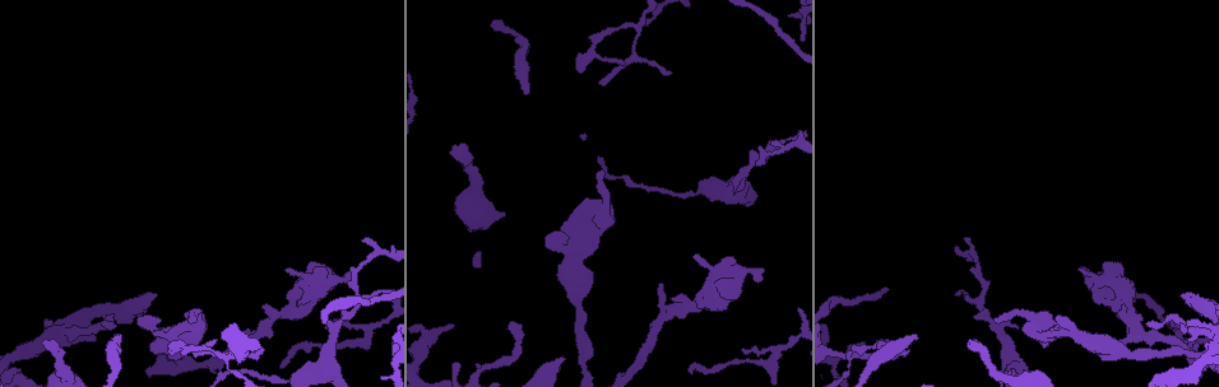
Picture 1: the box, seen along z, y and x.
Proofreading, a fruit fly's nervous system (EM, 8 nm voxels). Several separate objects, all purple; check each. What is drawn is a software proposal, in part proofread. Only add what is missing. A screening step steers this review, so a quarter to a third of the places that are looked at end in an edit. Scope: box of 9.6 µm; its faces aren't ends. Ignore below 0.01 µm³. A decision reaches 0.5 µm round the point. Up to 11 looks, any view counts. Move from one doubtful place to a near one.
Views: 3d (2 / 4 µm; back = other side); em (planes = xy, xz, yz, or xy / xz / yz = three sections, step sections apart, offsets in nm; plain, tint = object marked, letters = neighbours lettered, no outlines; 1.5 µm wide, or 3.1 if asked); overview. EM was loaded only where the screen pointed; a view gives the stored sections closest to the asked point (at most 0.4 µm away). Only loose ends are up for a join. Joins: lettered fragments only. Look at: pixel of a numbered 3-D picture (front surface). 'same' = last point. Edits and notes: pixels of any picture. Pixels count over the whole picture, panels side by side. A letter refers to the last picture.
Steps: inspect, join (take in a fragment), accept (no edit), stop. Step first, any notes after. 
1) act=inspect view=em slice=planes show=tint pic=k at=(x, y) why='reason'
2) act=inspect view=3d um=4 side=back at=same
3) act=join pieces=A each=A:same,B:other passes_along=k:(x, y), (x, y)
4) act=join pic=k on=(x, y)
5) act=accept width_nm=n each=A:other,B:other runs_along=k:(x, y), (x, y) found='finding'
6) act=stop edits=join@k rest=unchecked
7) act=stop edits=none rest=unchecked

act=inspect view=em slice=xy step=4 show=letters pic=1 at=(43, 340) why='long arm stops here'

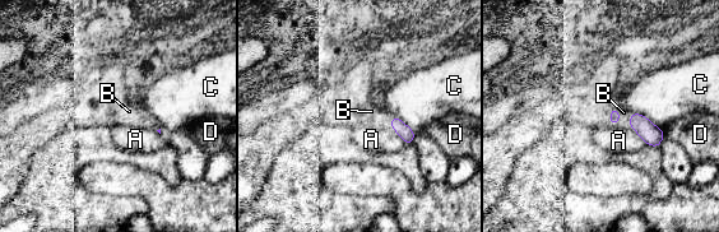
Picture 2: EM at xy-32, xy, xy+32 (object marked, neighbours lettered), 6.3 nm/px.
act=inspect view=em slice=planes show=letters at=same why='cut it another way'

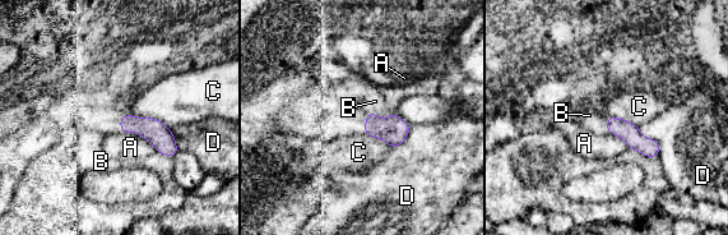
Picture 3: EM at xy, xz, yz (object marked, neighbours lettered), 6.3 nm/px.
act=accept width_nm=110 each=A:other,B:other,C:other,D:other runs_along=3:(610, 120), (655, 153) found='none of them fits'

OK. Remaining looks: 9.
act=inspect view=em slice=xy step=8 show=letters pic=1 at=(324, 268) why='stops while still wide'

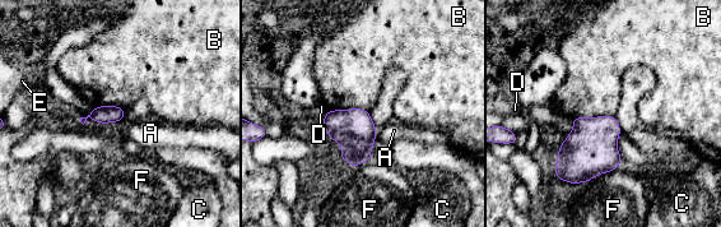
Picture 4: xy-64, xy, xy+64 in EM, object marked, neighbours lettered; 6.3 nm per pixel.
act=inspect view=em slice=planes show=letters at=same

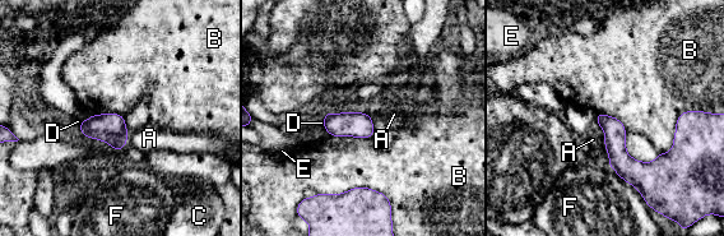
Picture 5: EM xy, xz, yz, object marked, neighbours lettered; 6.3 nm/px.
act=accept longest_contact=B:480nm each=A:other,B:other,C:other,D:other,E:other,F:other border=5:(318, 194), (372, 188), (391, 204) found='no lettered fragment goes on from it'

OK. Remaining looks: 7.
act=inspect view=3d um=4 pic=1 at=(511, 324) why='branch stops here'

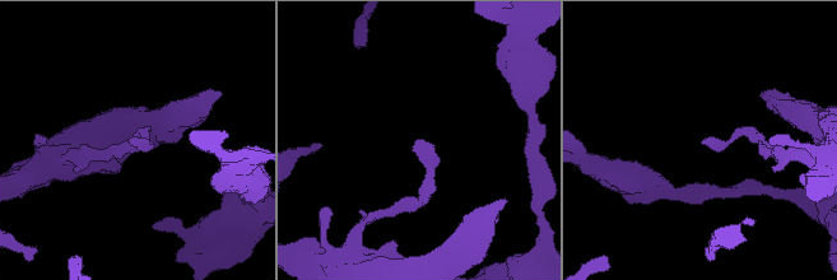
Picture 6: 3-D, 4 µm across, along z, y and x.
act=inspect view=em slice=planes show=letters pic=6 at=(704, 144) why='shape alone is not enough'

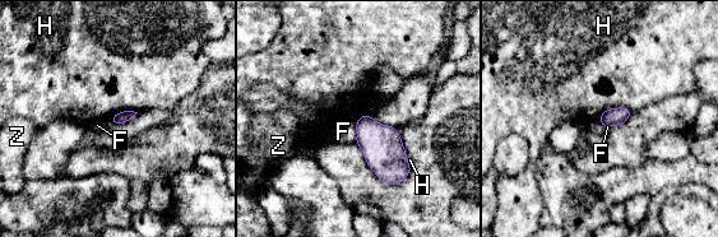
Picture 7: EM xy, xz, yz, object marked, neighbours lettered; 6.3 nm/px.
act=accept longest_contact=H:240nm each=F:other,H:other,Z:other border=7:(356, 121), (356, 139), (353, 142) found='none of them fits'

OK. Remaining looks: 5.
act=inspect view=em slice=xz step=8 show=tint pic=1 at=(529, 92) why='free end'

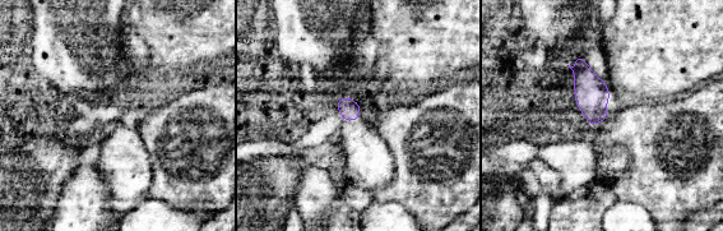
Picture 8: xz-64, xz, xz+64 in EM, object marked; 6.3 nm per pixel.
act=inspect view=em slice=planes show=letters at=same why='another direction'

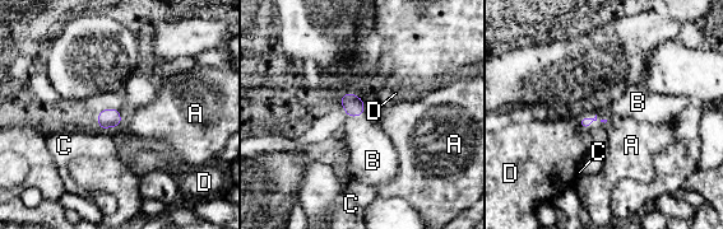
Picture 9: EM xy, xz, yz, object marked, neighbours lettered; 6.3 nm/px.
act=join pieces=B each=A:other,B:same,C:other,D:other found='the cell continues'

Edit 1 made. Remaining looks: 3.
act=stop edits=join@9 rest=unchecked

